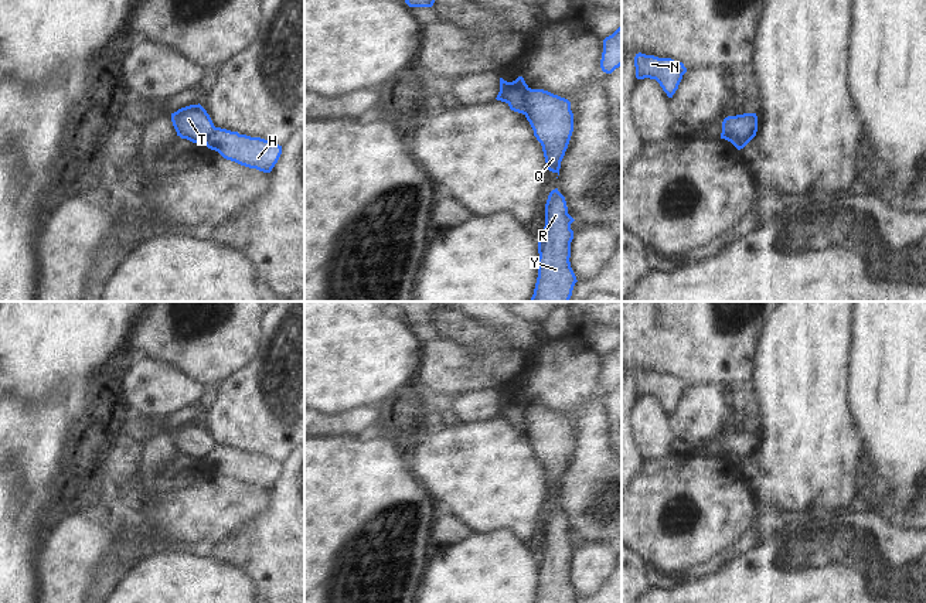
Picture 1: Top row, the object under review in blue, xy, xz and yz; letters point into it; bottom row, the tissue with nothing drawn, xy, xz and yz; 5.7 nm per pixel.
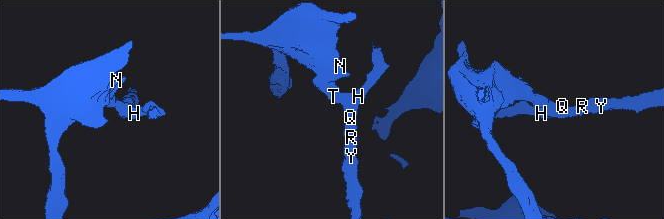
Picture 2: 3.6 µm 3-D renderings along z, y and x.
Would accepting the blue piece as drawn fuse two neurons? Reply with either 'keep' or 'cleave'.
cleave

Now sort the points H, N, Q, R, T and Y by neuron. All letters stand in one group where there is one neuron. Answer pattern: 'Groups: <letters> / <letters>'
Groups: H Q R Y / N T.

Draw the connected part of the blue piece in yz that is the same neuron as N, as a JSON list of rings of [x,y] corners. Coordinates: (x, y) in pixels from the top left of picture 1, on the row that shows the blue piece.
[[[641,52],[636,54],[634,67],[637,79],[656,79],[668,98],[673,98],[682,75],[687,72],[687,68],[680,61],[658,58]]]

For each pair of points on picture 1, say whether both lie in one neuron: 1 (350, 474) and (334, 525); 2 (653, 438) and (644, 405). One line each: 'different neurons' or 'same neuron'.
1: same neuron
2: same neuron

